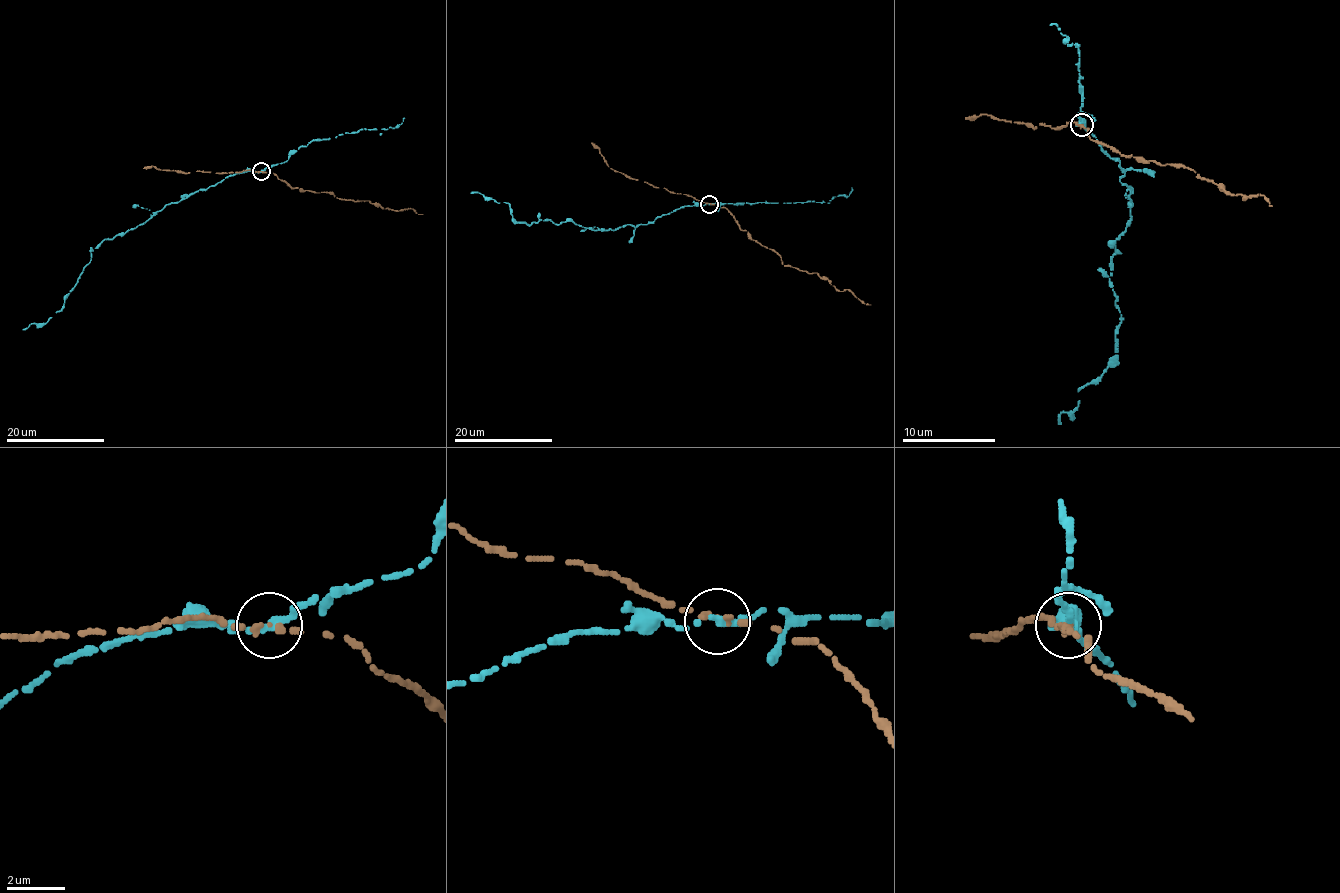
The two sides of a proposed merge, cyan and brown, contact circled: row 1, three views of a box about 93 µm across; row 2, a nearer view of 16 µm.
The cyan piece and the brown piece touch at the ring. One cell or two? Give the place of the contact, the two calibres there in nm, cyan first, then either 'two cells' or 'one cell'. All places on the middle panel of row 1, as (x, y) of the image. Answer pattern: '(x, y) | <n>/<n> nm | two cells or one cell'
(709, 204) | 240/170 nm | two cells

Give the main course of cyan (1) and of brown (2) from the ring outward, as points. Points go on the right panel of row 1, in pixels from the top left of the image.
1: (1081, 125), (1120, 162), (1132, 218), (1106, 273), (1116, 355), (1060, 424)
2: (1081, 125), (1095, 141), (1125, 155), (1181, 164), (1229, 195), (1243, 199), (1262, 195), (1271, 206)

